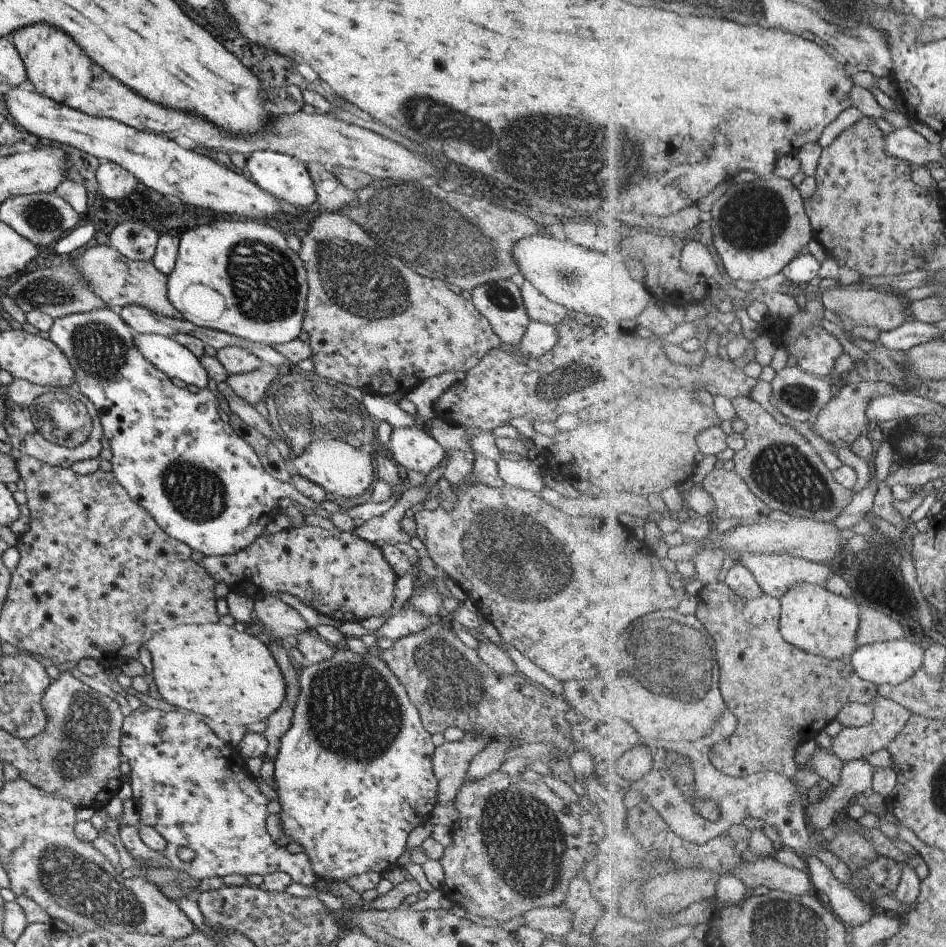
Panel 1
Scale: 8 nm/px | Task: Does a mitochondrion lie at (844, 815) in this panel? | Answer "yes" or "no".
no

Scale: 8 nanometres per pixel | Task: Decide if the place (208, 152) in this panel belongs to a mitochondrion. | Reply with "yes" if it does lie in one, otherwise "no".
no

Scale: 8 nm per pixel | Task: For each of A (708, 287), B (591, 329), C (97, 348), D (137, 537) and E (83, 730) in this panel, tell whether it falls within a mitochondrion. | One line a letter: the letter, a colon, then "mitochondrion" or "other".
A: other
B: other
C: mitochondrion
D: other
E: mitochondrion

